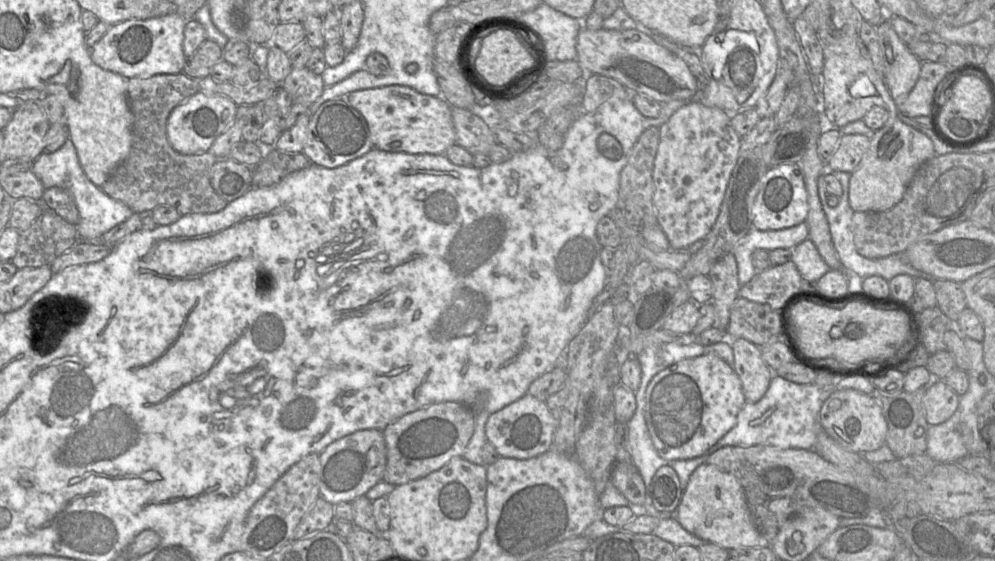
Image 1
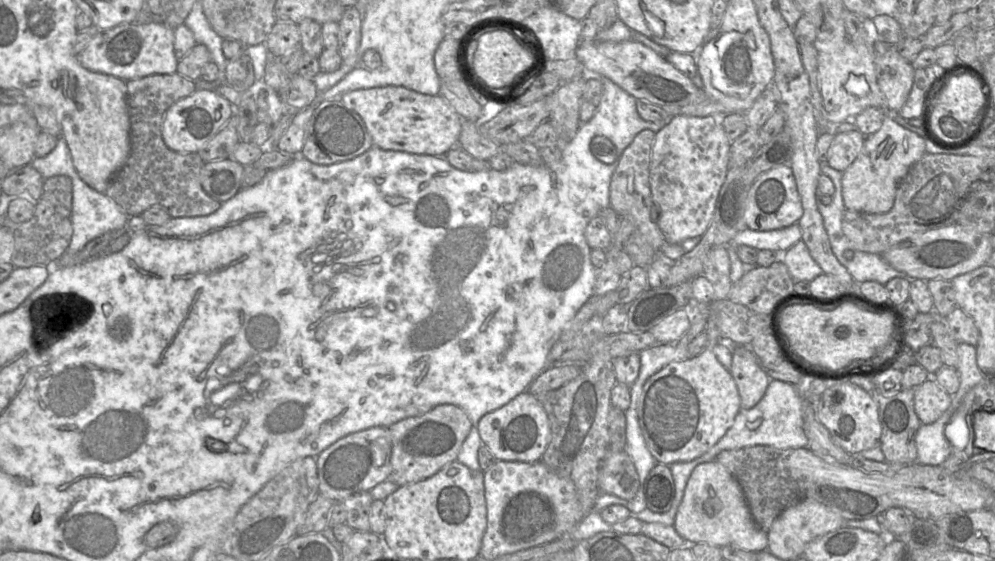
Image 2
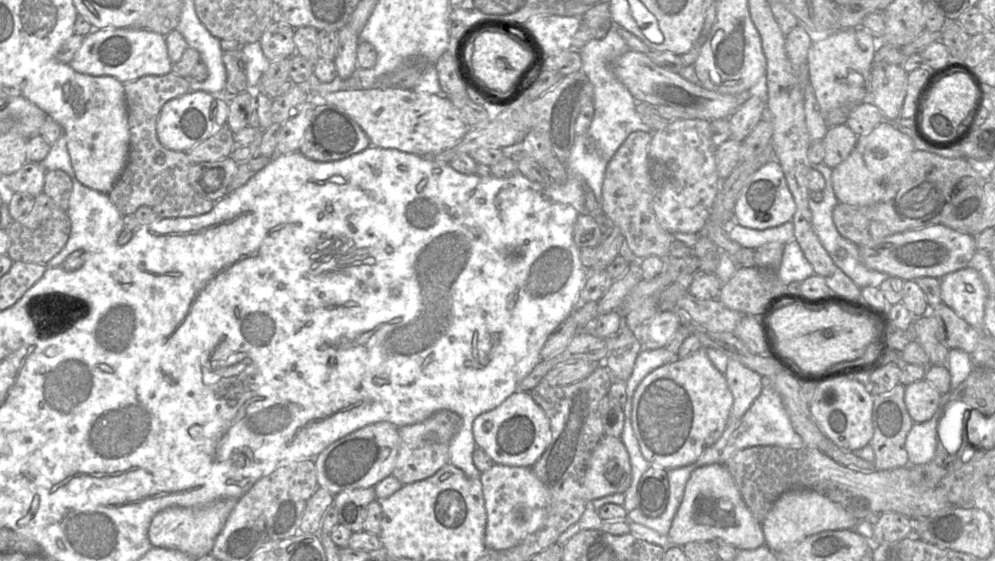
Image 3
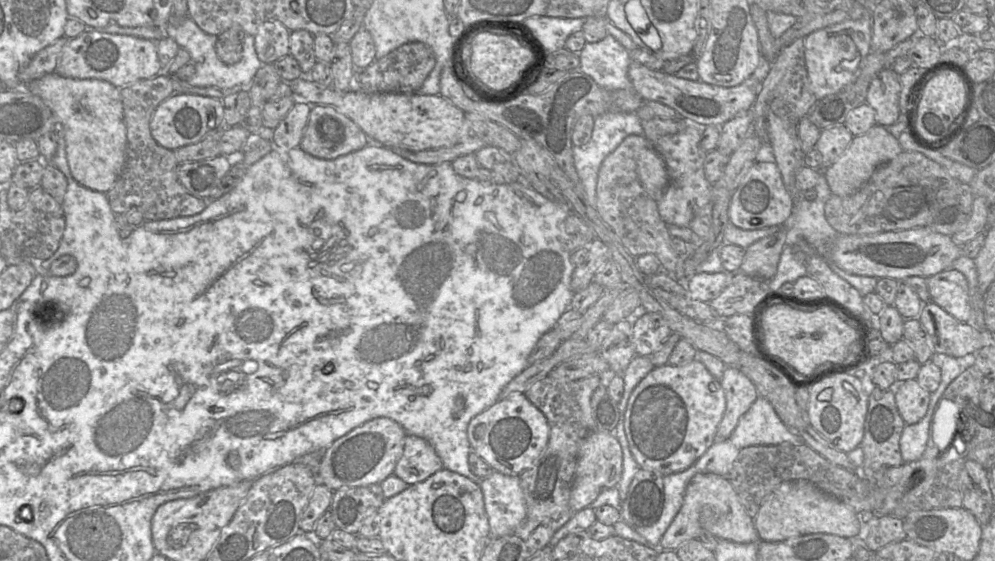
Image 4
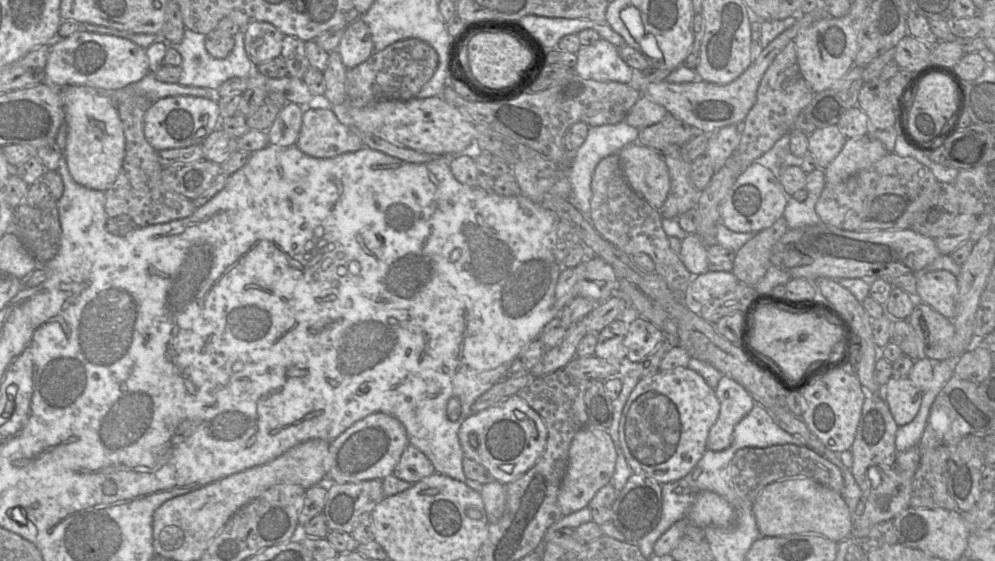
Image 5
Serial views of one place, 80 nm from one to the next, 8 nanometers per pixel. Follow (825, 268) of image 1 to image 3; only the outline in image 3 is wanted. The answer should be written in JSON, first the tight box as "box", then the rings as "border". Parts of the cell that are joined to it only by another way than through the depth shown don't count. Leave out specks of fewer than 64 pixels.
{"box":[778,239,814,285],"border":[[[795,239],[786,243],[778,268],[781,281],[788,285],[791,282],[802,282],[814,274],[813,267],[805,258],[799,243]]]}

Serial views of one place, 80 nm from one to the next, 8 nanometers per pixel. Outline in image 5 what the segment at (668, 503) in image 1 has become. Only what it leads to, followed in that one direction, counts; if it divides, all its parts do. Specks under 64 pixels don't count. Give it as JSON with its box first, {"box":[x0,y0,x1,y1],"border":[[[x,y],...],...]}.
{"box":[611,474,662,542],"border":[[[632,474],[611,505],[611,523],[627,542],[636,541],[652,532],[662,514],[662,484]]]}

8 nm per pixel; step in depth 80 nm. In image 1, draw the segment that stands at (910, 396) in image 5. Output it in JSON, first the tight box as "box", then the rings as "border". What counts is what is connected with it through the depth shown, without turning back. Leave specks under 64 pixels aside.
{"box":[923,380,959,425],"border":[[[943,380],[931,385],[923,398],[928,424],[938,425],[947,421],[958,408],[959,397]]]}

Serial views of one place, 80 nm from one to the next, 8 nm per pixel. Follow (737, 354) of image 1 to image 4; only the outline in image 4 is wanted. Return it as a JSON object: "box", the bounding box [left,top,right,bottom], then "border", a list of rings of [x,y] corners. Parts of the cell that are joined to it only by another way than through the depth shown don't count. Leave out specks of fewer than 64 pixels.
{"box":[715,366,759,442],"border":[[[727,366],[720,383],[725,392],[726,409],[716,432],[715,442],[730,438],[740,419],[759,397],[753,382],[737,367]]]}

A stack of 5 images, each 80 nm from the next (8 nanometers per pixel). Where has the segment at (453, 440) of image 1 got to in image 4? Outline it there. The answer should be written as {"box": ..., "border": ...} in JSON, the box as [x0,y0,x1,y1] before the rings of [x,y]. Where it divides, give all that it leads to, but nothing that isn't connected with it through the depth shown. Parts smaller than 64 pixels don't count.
{"box":[393,434,442,485],"border":[[[407,434],[403,454],[393,475],[408,485],[413,485],[428,479],[442,468],[441,459],[426,440]]]}

